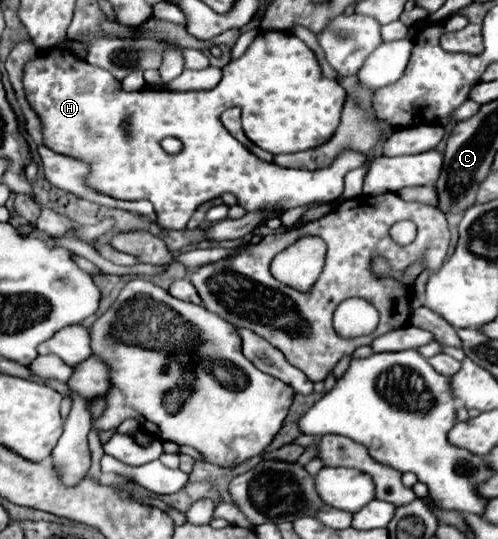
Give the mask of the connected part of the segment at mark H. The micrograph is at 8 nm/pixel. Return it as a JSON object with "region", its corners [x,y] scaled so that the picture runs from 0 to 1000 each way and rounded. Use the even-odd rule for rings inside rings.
{"region":[[[528,56],[480,111],[468,111],[448,126],[448,145],[428,167],[247,171],[243,152],[231,148],[207,126],[183,122],[171,111],[155,111],[155,104],[143,104],[131,93],[118,96],[110,89],[86,96],[50,122],[46,156],[58,193],[82,219],[94,275],[183,304],[179,345],[187,345],[191,353],[243,371],[303,371],[315,393],[315,416],[323,423],[367,427],[388,393],[408,375],[440,367],[452,356],[468,356],[480,367],[480,382],[488,382],[496,393],[580,390],[633,375],[673,375],[685,367],[685,338],[693,323],[709,312],[733,308],[741,301],[737,286],[725,286],[717,278],[693,278],[677,289],[677,297],[669,297],[661,312],[645,312],[637,319],[564,312],[548,301],[528,301],[524,293],[508,289],[508,282],[500,282],[480,260],[472,260],[440,223],[448,204],[456,204],[460,197],[480,197],[488,241],[496,256],[520,275],[544,286],[584,286],[637,275],[653,267],[661,252],[669,252],[685,219],[685,200],[693,193],[693,167],[685,163],[685,156],[645,141],[649,137],[637,119],[637,108],[608,74],[600,74],[584,59]],[[331,252],[351,252],[367,263],[367,278],[355,289],[343,289],[323,275],[319,263]]]}

